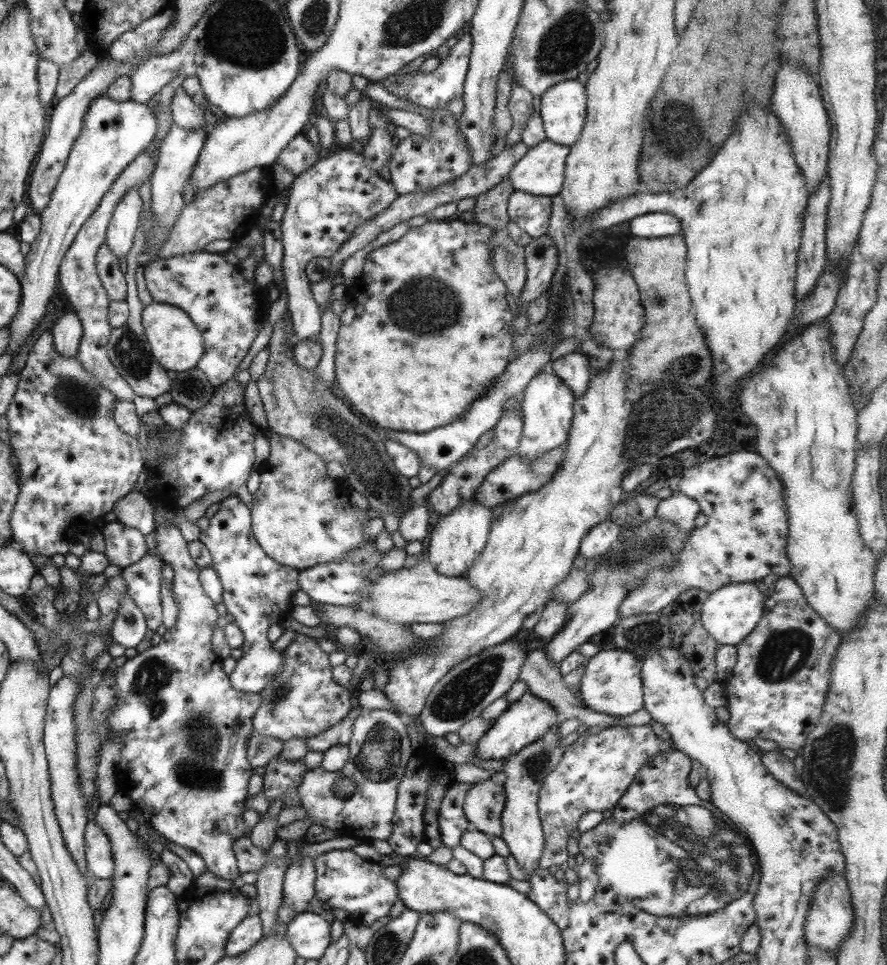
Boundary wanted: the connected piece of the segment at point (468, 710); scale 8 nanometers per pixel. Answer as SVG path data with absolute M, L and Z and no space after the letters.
M505 640L495 646L483 649L475 657L465 659L449 669L427 695L427 700L419 713L418 720L425 736L443 738L447 732L457 729L467 720L480 716L480 712L493 700L503 696L506 690L518 680L521 665L527 657L527 648L523 640Z

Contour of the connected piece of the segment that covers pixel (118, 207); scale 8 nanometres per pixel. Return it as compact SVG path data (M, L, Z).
M131 188L125 194L121 194L121 198L117 200L111 212L104 243L118 262L121 258L126 258L133 244L133 234L137 228L140 210L141 198L138 188Z

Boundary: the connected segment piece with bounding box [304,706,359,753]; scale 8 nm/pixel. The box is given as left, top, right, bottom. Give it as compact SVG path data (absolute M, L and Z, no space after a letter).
M354 706L341 719L341 722L330 726L327 730L320 732L317 736L305 738L304 744L309 752L324 753L330 747L347 745L350 742L353 730L353 719L359 715L359 709Z

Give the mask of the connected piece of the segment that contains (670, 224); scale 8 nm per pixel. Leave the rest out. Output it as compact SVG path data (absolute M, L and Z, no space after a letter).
M652 212L629 220L629 230L634 237L661 238L680 234L679 221L671 214Z

